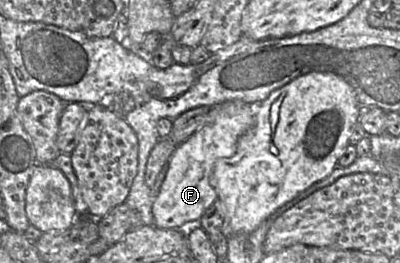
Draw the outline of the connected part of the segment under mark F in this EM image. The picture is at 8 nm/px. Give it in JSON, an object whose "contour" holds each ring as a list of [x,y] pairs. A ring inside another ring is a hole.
{"contour":[[[227,101],[211,106],[204,124],[187,140],[179,144],[169,159],[169,168],[152,204],[154,226],[181,229],[186,223],[199,220],[218,199],[210,184],[215,163],[236,153],[238,139],[255,122],[255,106],[242,101]]]}

